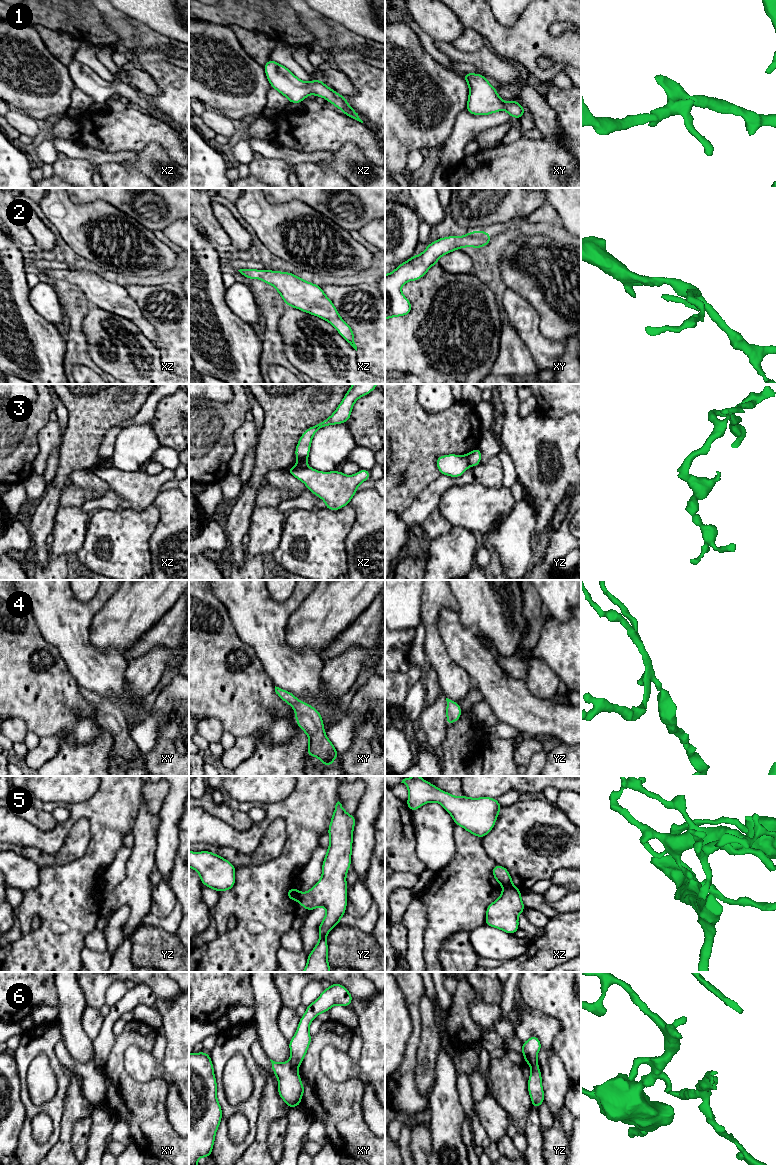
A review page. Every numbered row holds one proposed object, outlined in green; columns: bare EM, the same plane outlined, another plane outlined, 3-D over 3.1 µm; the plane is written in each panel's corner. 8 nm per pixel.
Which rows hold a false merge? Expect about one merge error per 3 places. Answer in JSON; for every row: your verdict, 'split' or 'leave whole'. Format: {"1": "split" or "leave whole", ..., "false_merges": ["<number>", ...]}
{"1": "leave whole", "2": "leave whole", "3": "split", "4": "leave whole", "5": "split", "6": "leave whole", "false_merges": ["3", "5"]}

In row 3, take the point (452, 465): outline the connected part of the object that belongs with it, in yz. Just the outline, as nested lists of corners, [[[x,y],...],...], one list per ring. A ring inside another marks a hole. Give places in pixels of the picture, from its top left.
[[[455,454],[439,456],[436,464],[440,474],[450,477],[460,477],[469,466],[468,454],[461,456]]]

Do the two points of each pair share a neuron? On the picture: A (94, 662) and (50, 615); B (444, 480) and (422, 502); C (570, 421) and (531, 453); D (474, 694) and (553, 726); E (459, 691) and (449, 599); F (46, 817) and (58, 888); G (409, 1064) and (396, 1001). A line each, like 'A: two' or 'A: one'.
A: one
B: one
C: one
D: two
E: one
F: two
G: two

